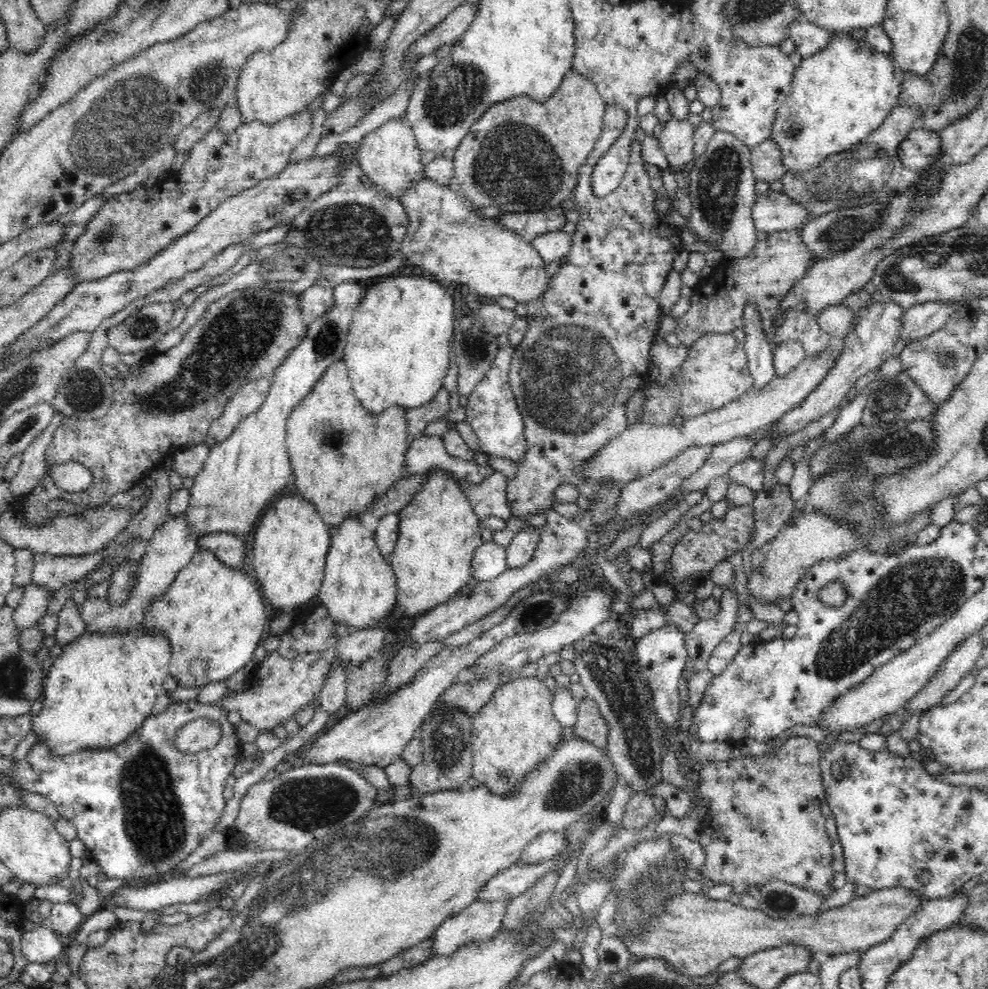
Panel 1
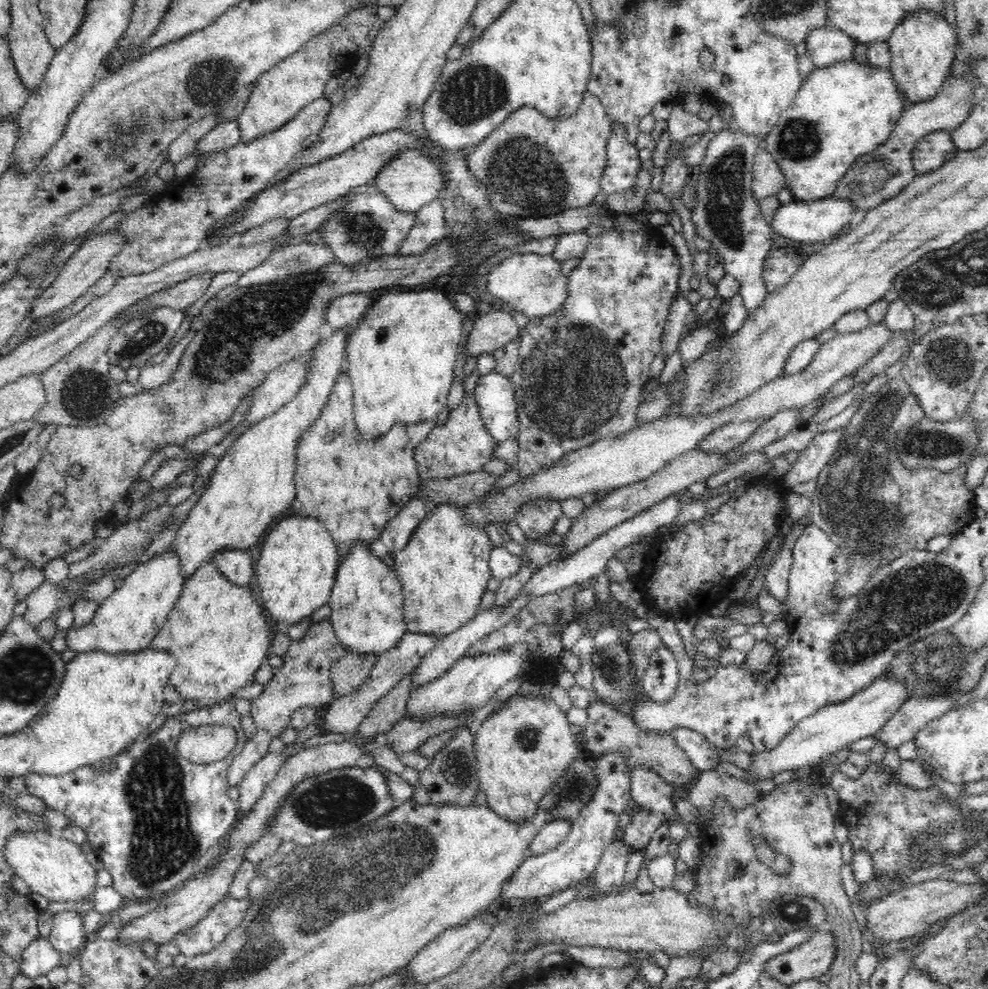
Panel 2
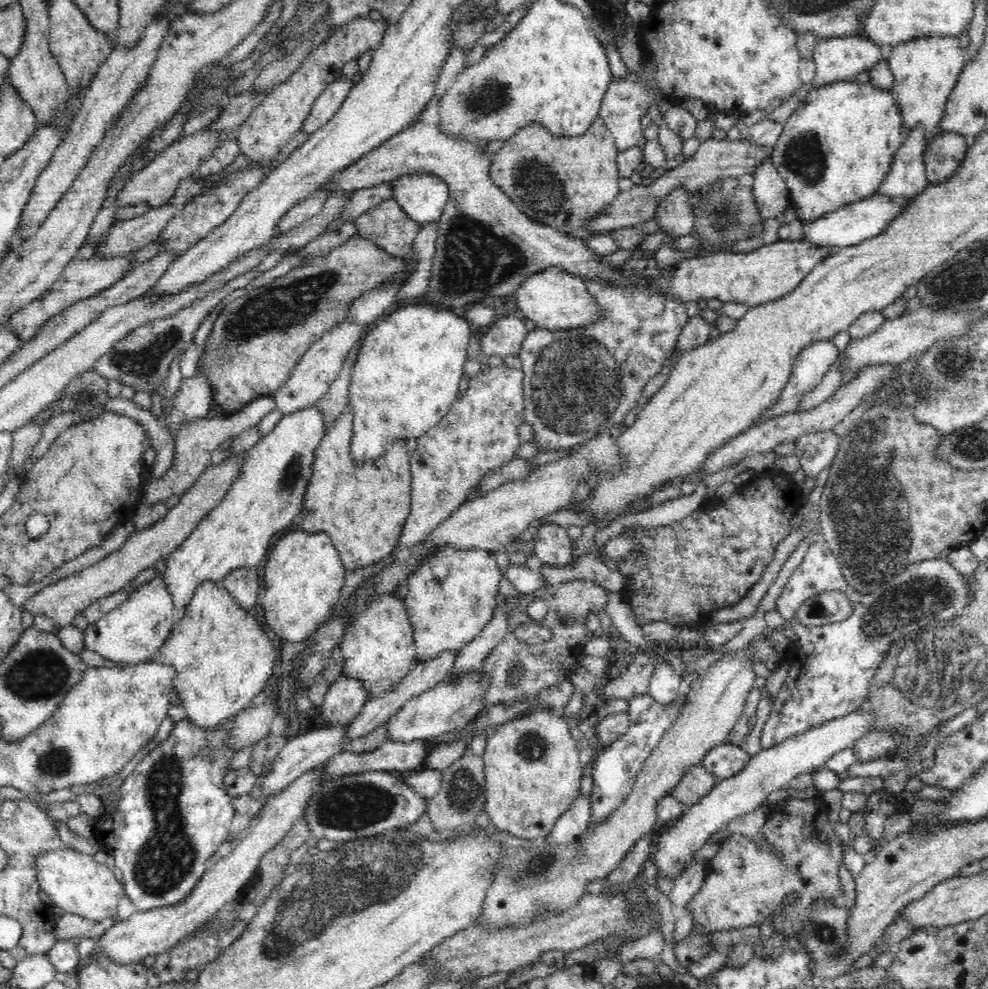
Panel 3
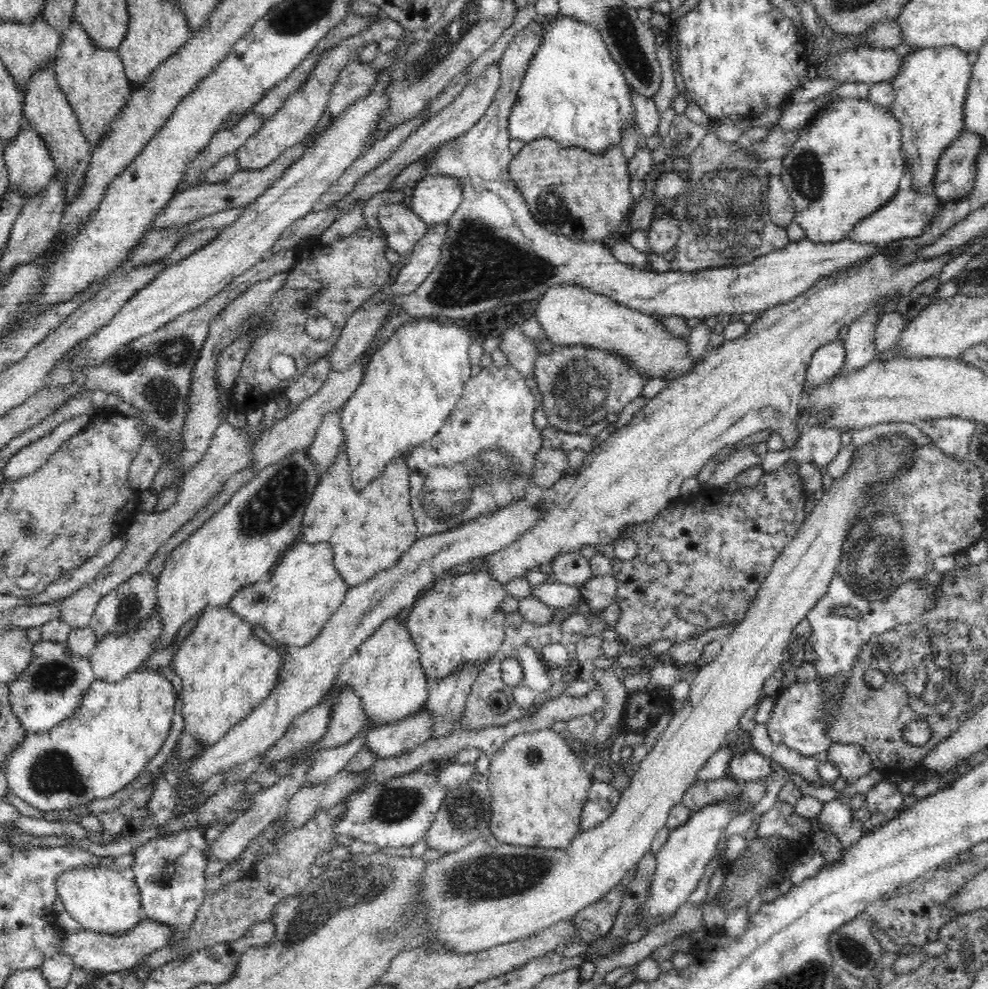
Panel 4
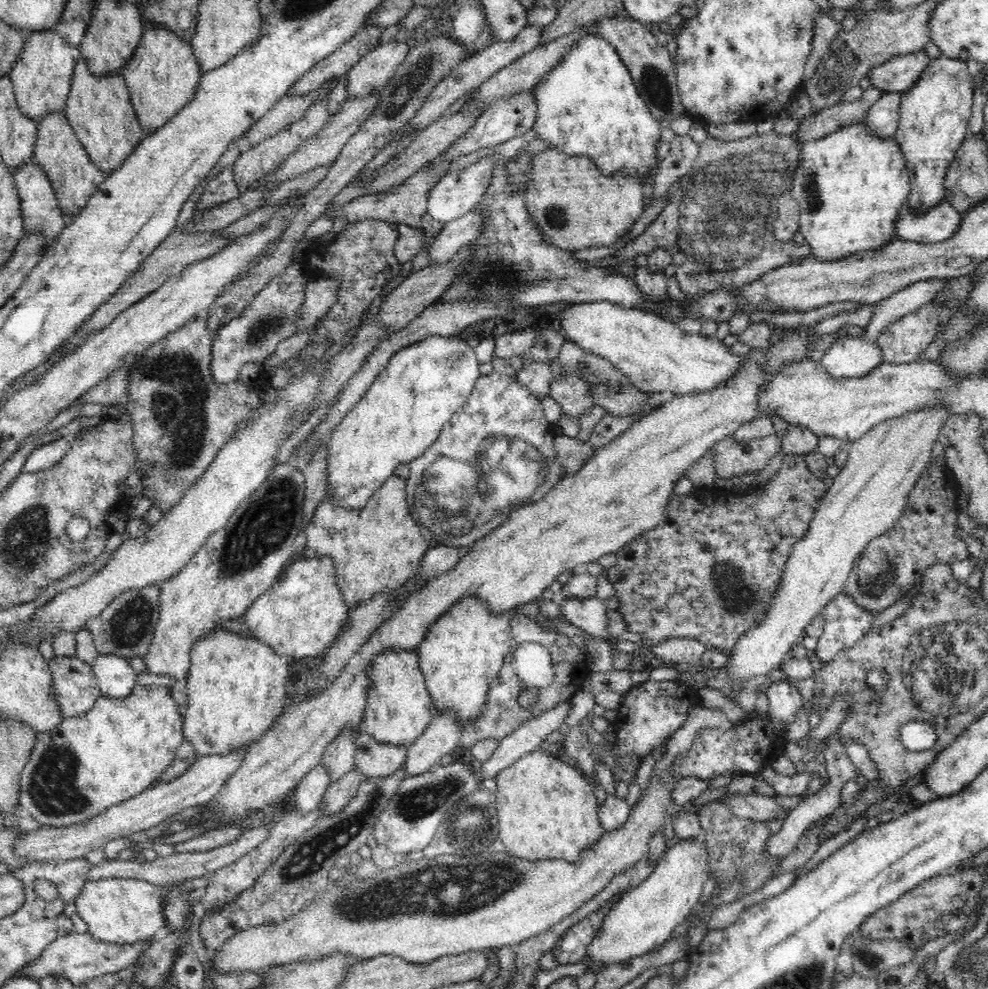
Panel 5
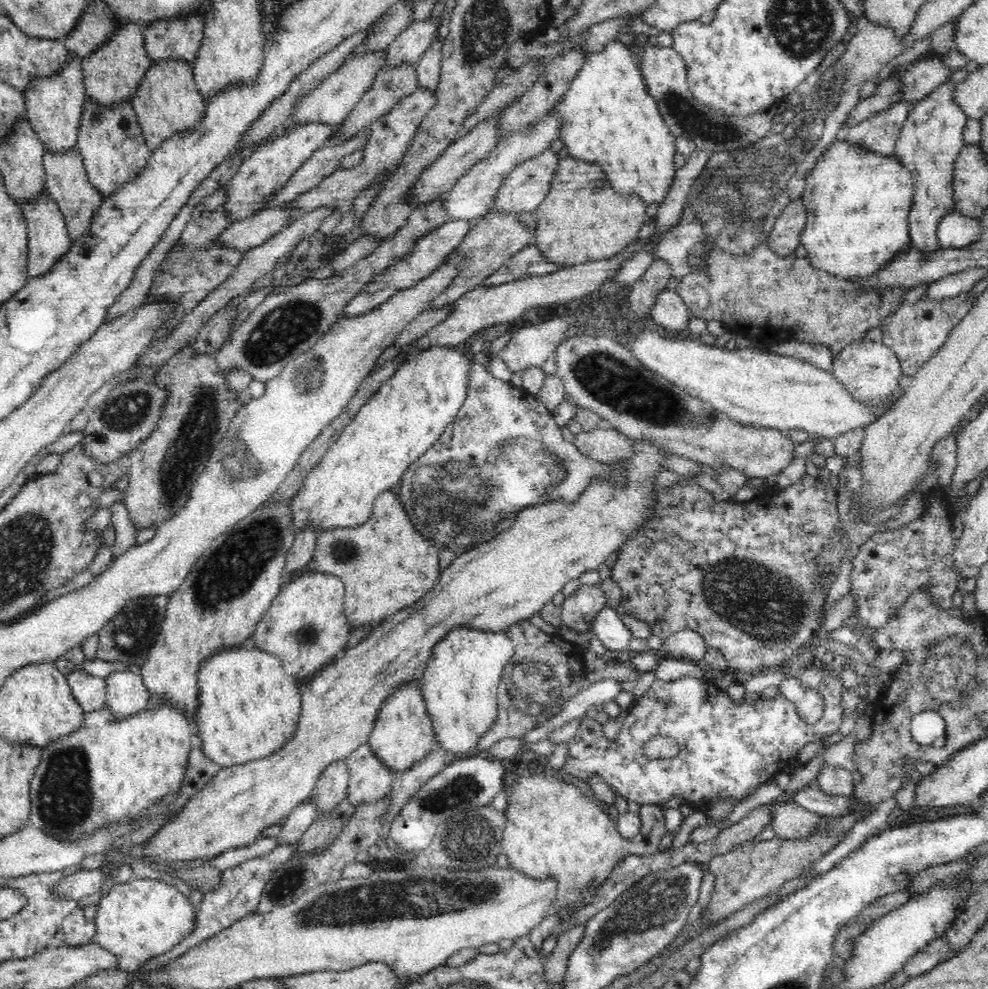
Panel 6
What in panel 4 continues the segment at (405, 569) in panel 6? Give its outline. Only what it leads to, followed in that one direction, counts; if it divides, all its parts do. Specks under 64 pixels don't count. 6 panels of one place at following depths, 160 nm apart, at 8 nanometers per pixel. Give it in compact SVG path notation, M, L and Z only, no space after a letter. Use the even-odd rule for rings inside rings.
M340 443L329 471L322 474L306 508L302 527L304 542L327 542L334 552L338 573L349 587L365 583L377 572L393 567L400 556L421 536L411 510L409 468L402 456L395 456L376 480L370 481L360 492L354 489L347 462L346 443Z

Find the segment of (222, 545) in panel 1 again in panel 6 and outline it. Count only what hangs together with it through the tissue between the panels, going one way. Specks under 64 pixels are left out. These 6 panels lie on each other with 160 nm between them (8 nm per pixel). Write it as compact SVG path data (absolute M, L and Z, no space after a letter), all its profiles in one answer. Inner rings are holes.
M306 570L294 576L258 622L252 635L255 647L277 656L284 670L295 678L313 678L341 654L350 638L352 628L345 614L344 597L344 583L330 573Z

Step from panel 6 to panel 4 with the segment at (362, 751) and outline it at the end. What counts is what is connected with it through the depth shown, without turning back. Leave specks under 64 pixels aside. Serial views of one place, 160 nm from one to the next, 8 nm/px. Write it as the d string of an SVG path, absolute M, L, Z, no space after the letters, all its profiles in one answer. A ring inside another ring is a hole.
M426 707L413 715L401 718L393 723L386 723L372 728L364 736L364 747L372 749L377 758L392 758L411 751L416 746L424 744L432 734L432 713Z

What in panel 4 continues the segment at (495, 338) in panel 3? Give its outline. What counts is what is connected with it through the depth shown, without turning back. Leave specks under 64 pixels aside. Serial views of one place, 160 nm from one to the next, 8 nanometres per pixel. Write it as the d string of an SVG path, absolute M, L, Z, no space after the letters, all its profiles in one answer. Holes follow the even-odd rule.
M520 325L506 328L500 338L499 348L506 354L508 363L516 367L522 376L532 377L534 361L538 352L536 344L526 338Z

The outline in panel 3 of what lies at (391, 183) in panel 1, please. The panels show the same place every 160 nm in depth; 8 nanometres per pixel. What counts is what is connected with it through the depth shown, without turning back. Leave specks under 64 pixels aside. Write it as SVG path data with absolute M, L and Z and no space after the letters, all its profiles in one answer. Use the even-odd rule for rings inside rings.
M428 173L403 174L392 181L393 198L417 223L439 222L449 199L448 184Z

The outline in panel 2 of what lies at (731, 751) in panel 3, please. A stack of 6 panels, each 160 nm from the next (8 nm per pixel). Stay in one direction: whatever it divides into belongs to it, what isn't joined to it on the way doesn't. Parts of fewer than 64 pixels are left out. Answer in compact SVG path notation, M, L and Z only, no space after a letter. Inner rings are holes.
M676 727L672 735L696 769L713 771L717 768L721 761L721 757L716 753L718 746L712 746L703 734L689 728Z

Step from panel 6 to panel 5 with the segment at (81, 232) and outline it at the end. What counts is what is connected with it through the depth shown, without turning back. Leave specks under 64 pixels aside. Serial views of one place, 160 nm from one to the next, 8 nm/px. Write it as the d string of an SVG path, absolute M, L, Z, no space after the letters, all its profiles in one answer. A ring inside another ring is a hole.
M62 111L48 113L36 123L38 138L36 138L33 160L42 167L48 180L52 183L63 219L67 225L74 220L75 216L80 214L106 176L90 160L80 140L75 136L74 129L68 123L65 113Z

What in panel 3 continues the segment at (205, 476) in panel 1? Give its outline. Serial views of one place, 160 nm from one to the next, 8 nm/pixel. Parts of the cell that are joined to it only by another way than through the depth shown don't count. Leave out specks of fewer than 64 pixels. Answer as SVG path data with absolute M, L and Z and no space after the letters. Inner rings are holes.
M315 404L306 408L300 409L290 414L284 415L281 420L276 424L275 428L268 434L264 434L263 437L258 440L258 442L247 450L245 457L243 458L243 463L241 464L240 476L234 480L230 492L224 496L222 502L218 504L214 510L210 510L207 516L202 518L202 522L198 524L197 528L194 528L194 531L190 533L183 544L180 544L180 547L177 550L174 550L174 553L170 554L165 560L166 568L161 572L164 581L166 581L166 587L170 590L170 595L172 595L172 602L174 603L175 611L177 615L181 615L185 610L187 604L192 600L194 596L195 588L204 581L214 581L218 584L224 584L224 580L227 577L227 574L230 574L234 569L246 568L254 569L259 566L262 560L266 560L266 554L268 554L268 546L270 542L274 542L278 538L278 534L284 534L288 532L288 529L291 529L292 522L296 516L302 514L302 504L304 504L304 498L307 494L308 486L310 486L310 480L313 476L313 460L316 449L320 444L320 440L325 435L325 426L324 426L324 417L322 417L322 411L315 407Z

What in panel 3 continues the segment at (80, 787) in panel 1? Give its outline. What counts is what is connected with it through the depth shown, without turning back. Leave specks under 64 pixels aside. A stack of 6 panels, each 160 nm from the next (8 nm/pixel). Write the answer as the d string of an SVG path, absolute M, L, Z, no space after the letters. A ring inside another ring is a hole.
M231 716L230 719L210 730L194 725L188 718L175 722L168 738L163 743L156 745L151 750L152 752L132 770L132 773L119 786L115 794L120 794L120 801L117 801L116 804L103 804L104 810L102 810L102 814L100 814L99 819L95 819L94 838L104 851L112 854L115 866L122 870L120 881L123 884L125 894L131 898L138 911L144 912L149 911L151 908L181 903L181 900L185 899L186 895L189 895L189 892L193 890L196 883L202 878L206 868L209 867L210 856L218 850L220 844L228 841L230 826L232 826L232 819L234 818L234 807L232 806L233 798L226 793L223 780L228 771L226 768L228 768L230 760L235 755L235 752L226 745L226 740L230 738L230 730L234 728L234 720L236 720L236 717Z

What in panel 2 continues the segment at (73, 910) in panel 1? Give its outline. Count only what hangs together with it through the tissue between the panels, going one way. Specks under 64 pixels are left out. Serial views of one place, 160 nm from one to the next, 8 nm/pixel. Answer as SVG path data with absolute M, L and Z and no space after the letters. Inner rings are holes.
M59 911L52 915L52 927L48 940L64 957L65 962L82 949L88 938L84 934L84 923L78 911Z

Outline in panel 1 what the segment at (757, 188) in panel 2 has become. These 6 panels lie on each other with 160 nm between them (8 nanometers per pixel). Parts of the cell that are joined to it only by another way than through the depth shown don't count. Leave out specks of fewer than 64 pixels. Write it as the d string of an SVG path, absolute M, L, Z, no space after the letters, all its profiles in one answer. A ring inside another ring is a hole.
M772 138L751 149L751 169L757 180L780 180L786 172L778 144Z

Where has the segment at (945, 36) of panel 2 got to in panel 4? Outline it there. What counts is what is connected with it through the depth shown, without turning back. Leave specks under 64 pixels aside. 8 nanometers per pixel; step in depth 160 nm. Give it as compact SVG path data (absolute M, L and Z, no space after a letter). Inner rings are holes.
M954 46L944 48L918 47L911 54L905 55L902 70L892 81L895 92L894 102L890 109L901 126L901 144L903 157L907 168L913 176L912 188L920 191L926 186L933 187L933 180L937 171L938 161L942 151L965 132L965 118L963 115L968 85L972 80L972 68L967 54Z

